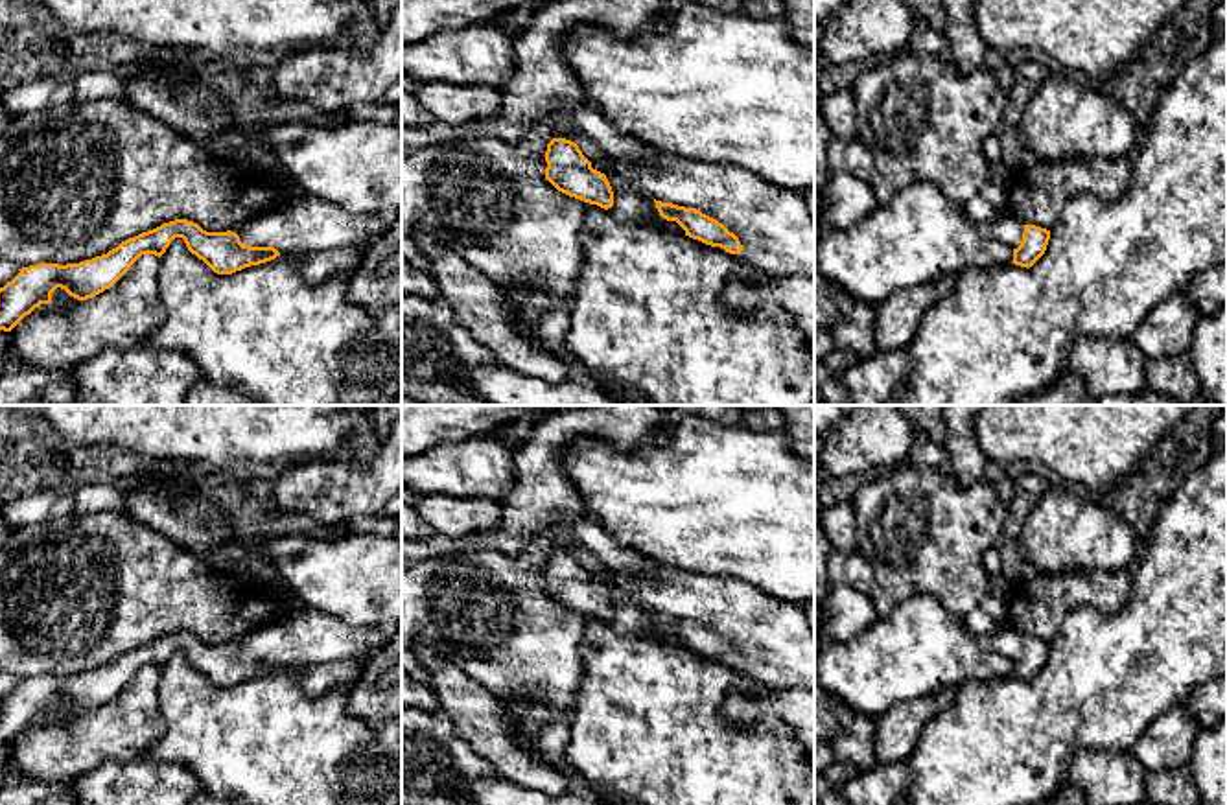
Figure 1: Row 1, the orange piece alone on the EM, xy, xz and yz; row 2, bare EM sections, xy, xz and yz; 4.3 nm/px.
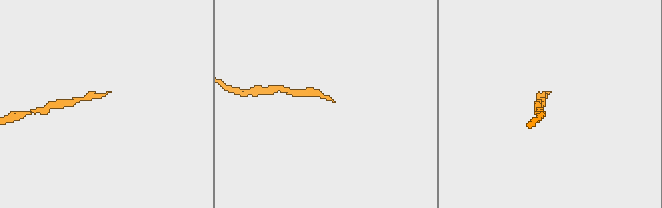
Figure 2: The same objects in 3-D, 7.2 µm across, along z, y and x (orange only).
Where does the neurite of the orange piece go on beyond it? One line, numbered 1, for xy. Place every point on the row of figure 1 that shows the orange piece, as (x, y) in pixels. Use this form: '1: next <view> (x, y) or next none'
1: next xy (301, 225)

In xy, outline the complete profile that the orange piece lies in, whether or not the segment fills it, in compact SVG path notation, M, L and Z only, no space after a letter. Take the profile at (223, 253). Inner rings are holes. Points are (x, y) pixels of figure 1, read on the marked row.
M300 193L276 210L227 232L206 232L197 223L175 219L122 241L107 254L79 263L39 263L0 287L0 330L11 332L61 287L77 300L111 289L142 254L162 256L175 238L217 274L232 274L276 256L304 256L352 247L370 251L391 228L380 214L350 214L324 199Z

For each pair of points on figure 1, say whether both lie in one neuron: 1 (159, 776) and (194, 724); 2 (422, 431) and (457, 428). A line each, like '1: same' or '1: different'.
1: different
2: same

